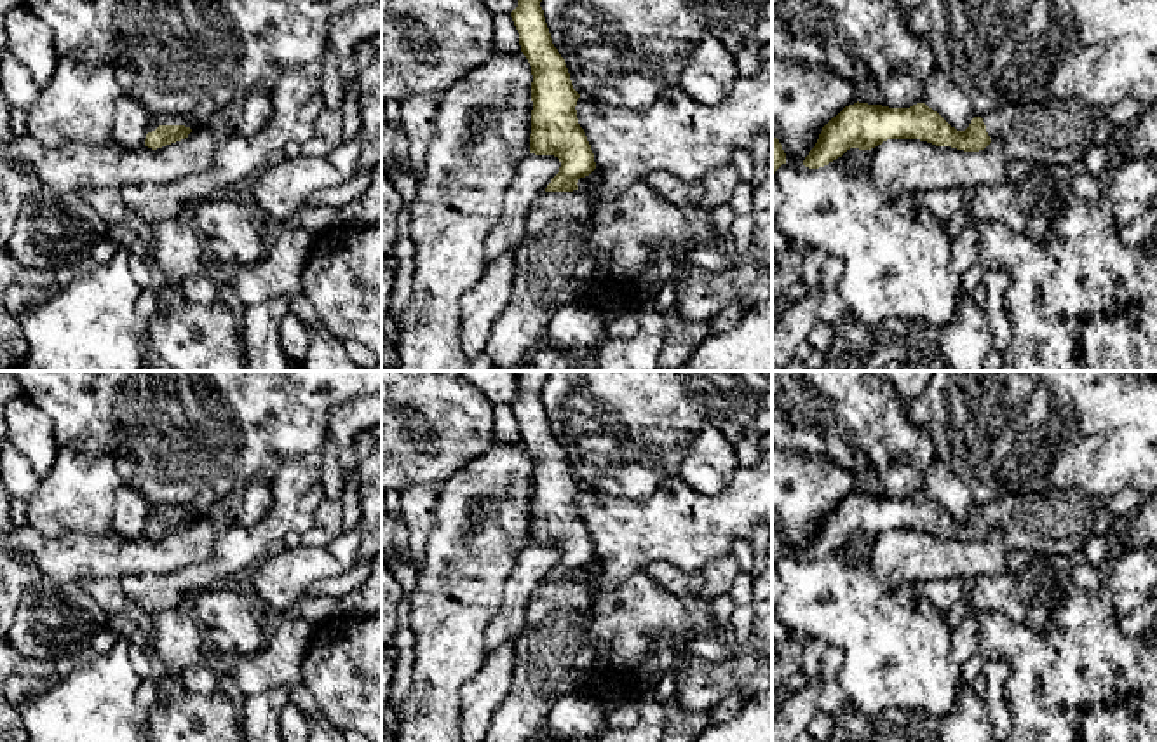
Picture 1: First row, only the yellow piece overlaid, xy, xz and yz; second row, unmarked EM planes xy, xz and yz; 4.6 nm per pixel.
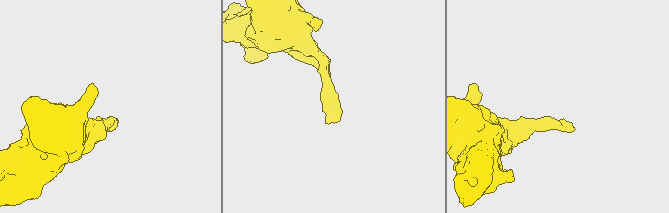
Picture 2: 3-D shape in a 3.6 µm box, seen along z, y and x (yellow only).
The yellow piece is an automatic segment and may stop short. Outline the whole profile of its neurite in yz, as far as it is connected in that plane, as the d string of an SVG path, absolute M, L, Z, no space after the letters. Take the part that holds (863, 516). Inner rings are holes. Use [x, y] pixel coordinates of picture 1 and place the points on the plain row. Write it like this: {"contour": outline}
{"contour": "M1073 486L1051 488L1035 495L1005 495L983 509L974 507L965 521L951 517L925 493L917 493L910 498L889 498L857 491L845 496L822 517L803 556L819 559L850 538L871 540L887 530L920 530L936 536L951 536L964 542L979 542L991 531L997 531L1002 536L1005 550L1070 556L1075 550L1082 550L1091 535L1106 536L1110 531L1122 530L1122 526L1108 512L1106 498L1084 495Z"}

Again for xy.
{"contour": "M155 505L148 514L145 536L157 540L188 528L200 514L188 505Z"}

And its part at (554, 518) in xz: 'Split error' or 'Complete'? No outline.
Split error

